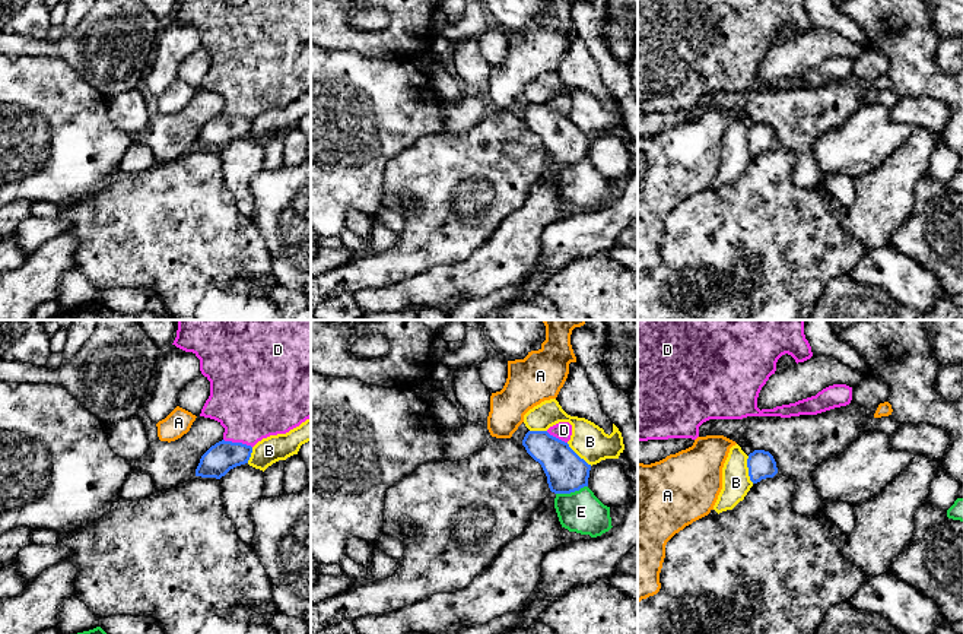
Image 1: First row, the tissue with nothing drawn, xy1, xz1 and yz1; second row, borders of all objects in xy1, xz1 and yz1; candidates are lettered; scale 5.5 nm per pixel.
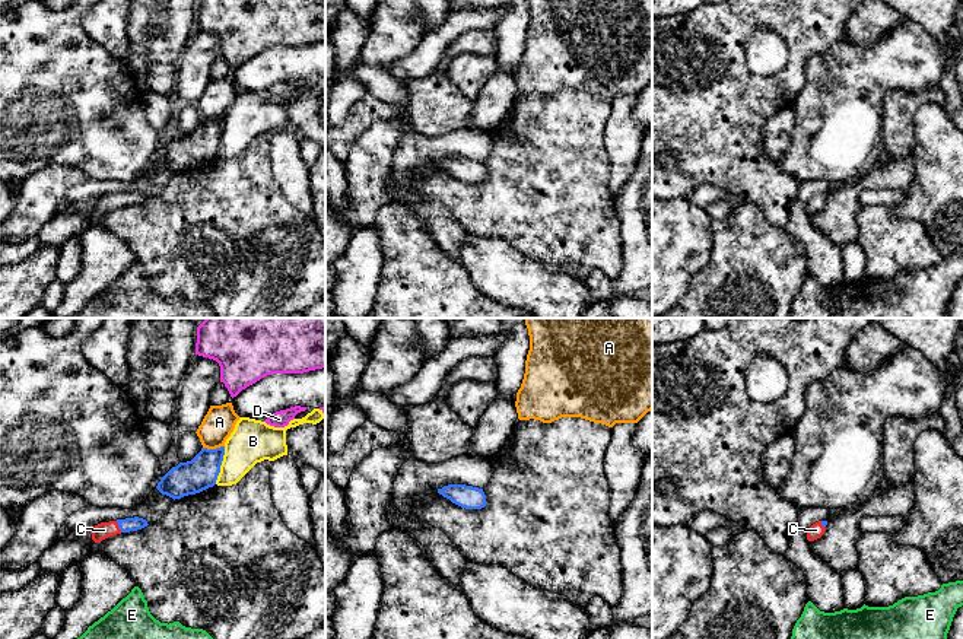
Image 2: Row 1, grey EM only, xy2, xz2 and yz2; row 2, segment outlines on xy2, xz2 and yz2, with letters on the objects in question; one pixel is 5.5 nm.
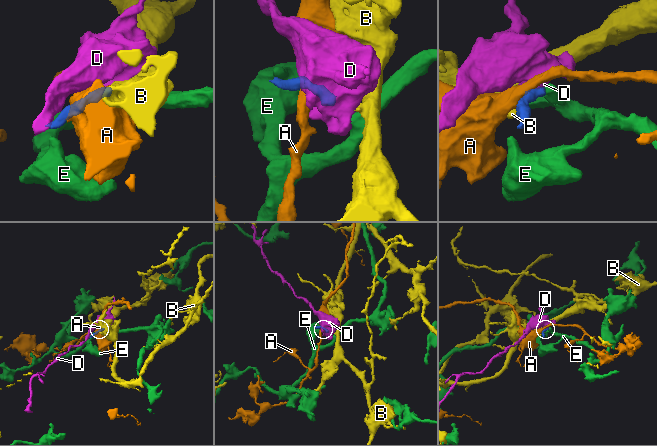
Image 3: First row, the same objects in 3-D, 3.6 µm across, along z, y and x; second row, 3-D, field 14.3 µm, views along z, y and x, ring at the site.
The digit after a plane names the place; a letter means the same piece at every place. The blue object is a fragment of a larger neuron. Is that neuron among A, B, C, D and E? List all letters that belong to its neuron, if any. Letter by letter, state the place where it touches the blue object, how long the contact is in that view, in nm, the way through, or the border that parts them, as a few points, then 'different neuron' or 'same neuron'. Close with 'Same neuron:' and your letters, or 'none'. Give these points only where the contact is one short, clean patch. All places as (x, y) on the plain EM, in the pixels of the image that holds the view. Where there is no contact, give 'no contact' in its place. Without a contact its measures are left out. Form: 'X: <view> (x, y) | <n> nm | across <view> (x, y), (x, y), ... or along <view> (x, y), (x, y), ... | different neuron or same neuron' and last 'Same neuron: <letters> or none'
A: xy2 (213, 123) | 120 nm | along xy2 (223, 118), (203, 121) | different neuron
B: xy2 (221, 137) | 220 nm | different neuron
C: xy2 (118, 199) | 70 nm | across xy2 (129, 197), (118, 199), (104, 203) | same neuron
D: xy1 (238, 116) | 170 nm | along xy1 (223, 111), (232, 116), (245, 116), (251, 120) | different neuron
E: xz1 (571, 164) | 180 nm | along xz1 (587, 158), (569, 165), (556, 167) | different neuron
Same neuron: C

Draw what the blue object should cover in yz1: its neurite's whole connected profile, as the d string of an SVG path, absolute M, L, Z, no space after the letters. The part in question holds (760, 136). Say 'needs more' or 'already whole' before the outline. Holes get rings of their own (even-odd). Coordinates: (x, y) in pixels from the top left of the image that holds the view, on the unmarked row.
already whole; M754 123L747 131L749 149L753 156L778 146L776 134L769 124Z

